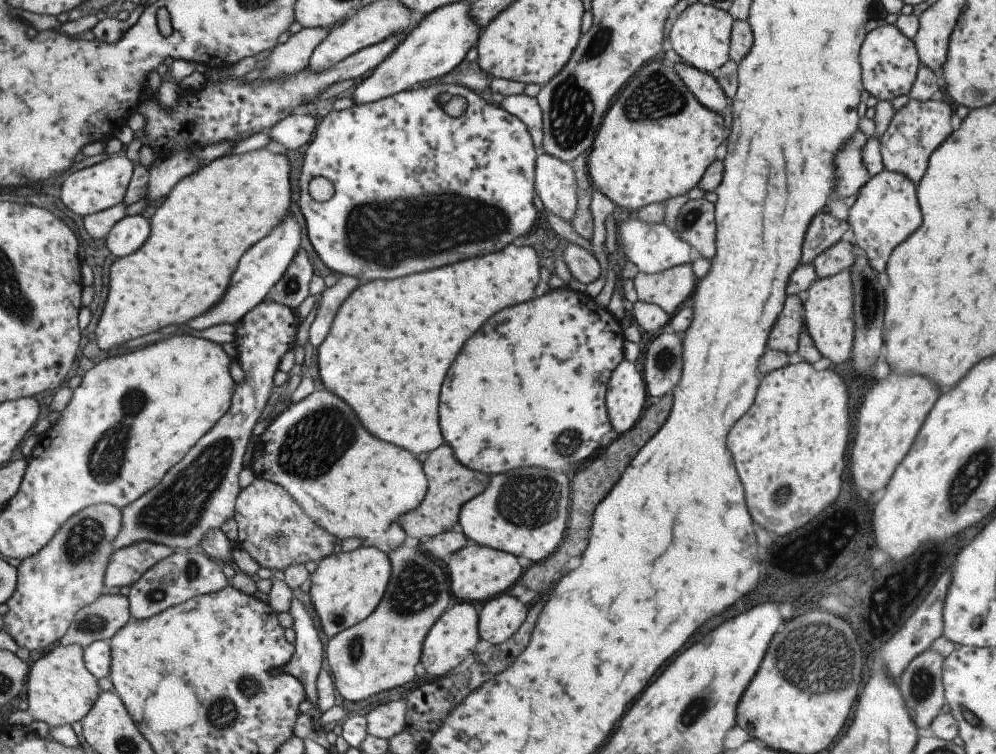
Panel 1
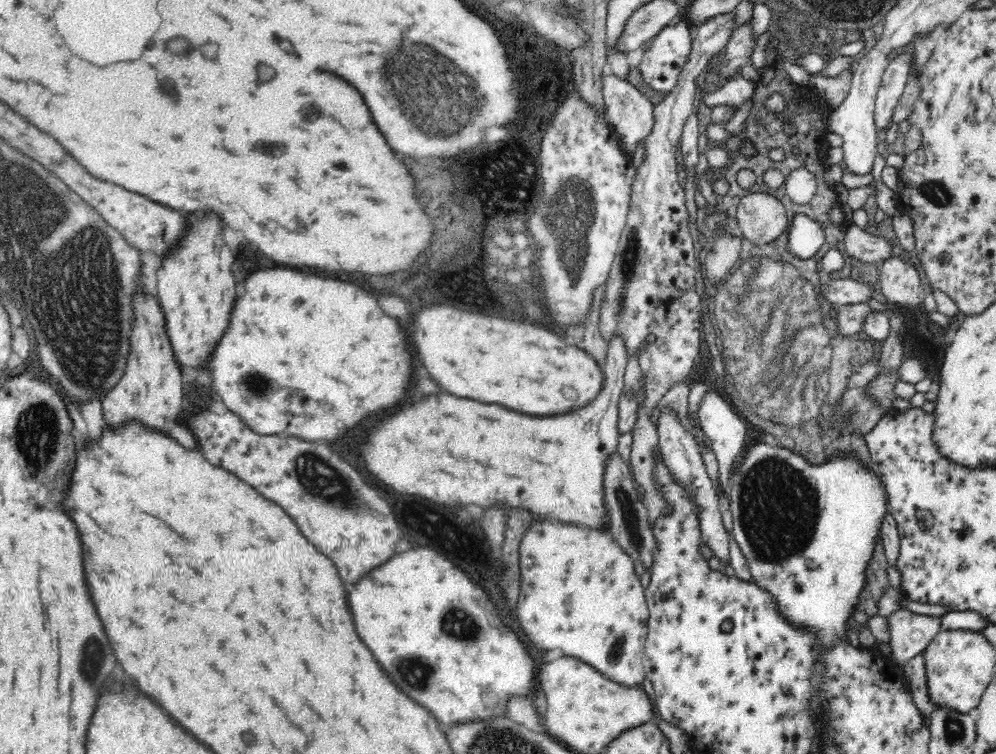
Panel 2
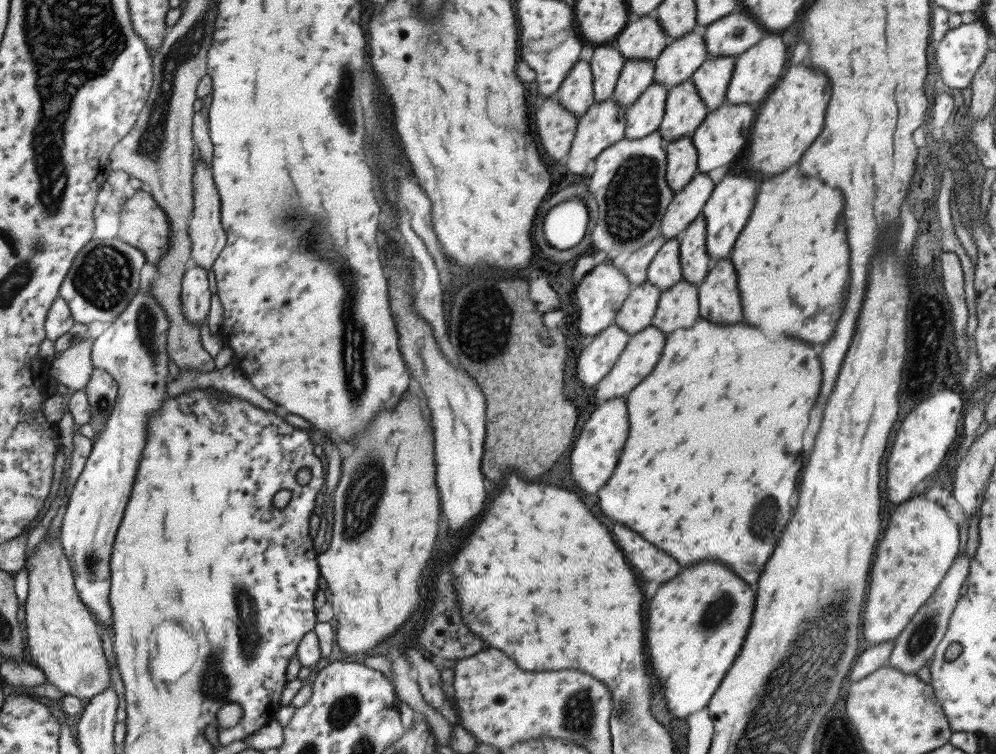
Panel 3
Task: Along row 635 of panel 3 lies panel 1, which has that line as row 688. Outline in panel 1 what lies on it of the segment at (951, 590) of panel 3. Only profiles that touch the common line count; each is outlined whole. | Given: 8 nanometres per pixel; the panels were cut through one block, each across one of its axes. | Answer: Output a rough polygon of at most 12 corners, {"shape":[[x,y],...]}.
{"shape":[[924,650],[896,680],[915,728],[945,703],[943,656]]}

